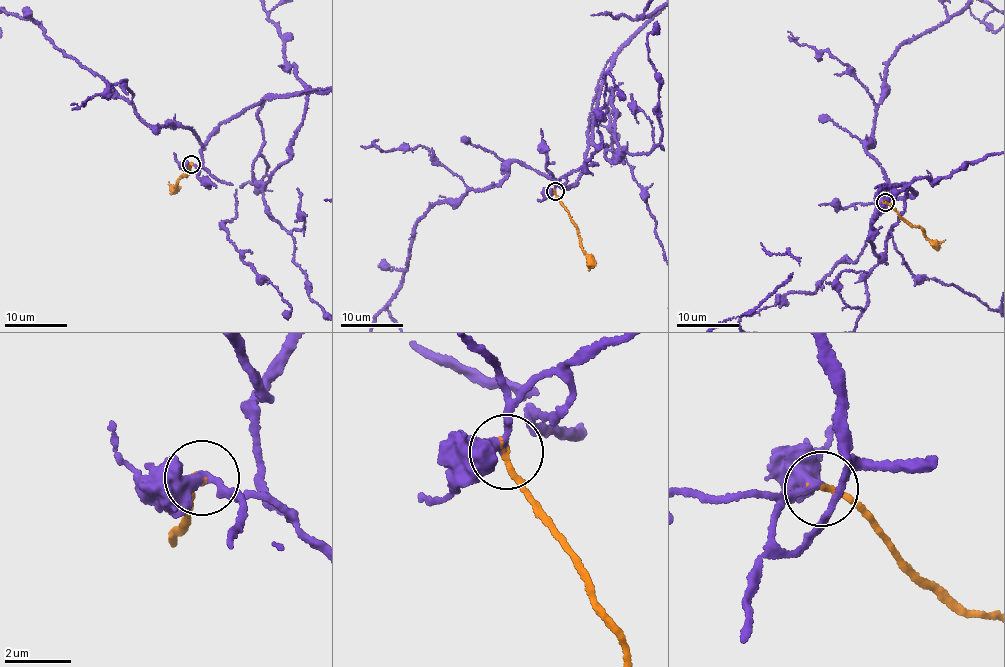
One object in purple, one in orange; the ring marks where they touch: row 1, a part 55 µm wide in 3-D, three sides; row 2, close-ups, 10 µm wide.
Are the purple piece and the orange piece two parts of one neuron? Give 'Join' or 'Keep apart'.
Join

